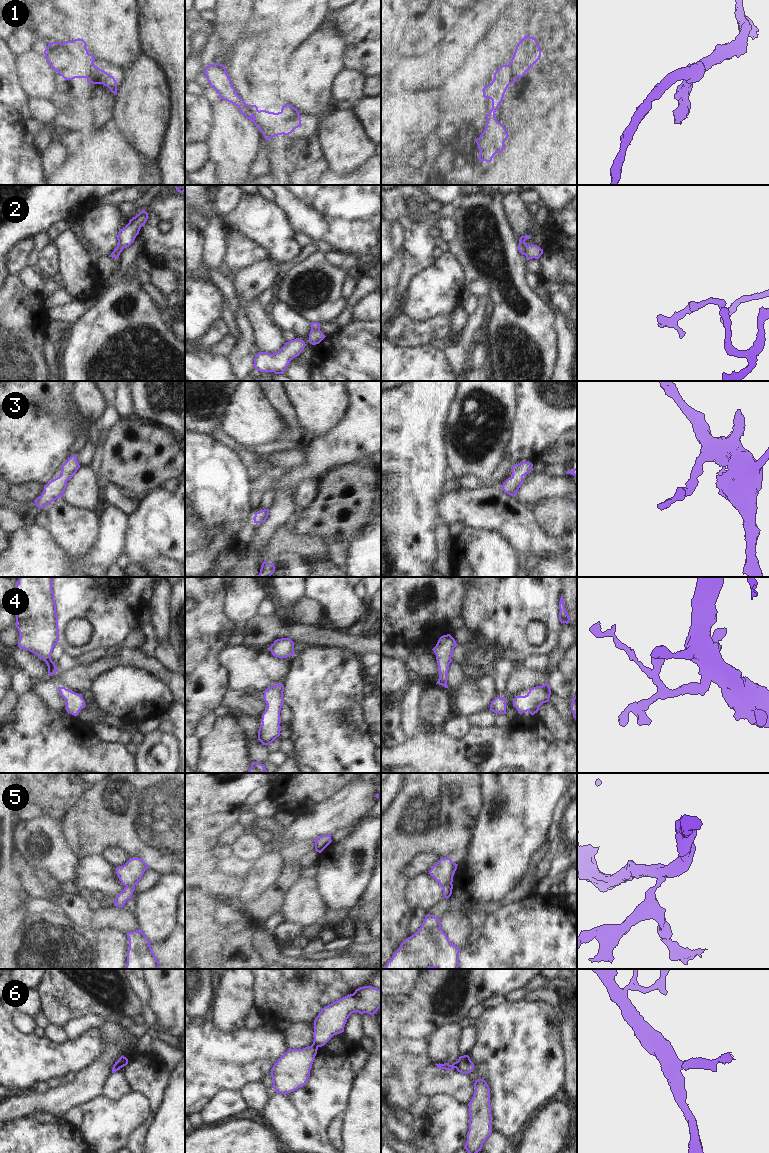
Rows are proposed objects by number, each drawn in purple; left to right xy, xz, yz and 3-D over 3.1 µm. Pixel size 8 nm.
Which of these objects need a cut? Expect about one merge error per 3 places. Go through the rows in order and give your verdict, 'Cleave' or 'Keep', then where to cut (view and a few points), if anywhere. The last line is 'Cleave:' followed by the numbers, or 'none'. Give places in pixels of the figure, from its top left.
1: Cleave. Split along xz (280, 112), (285, 123), (296, 127)
2: Cleave. Split along xz (311, 329), (319, 330)
3: Keep. No split
4: Keep. No split
5: Cleave. Split along yz (451, 882), (442, 887)
6: Cleave. Split along yz (457, 1061), (456, 1068)
Cleave: 1, 2, 5, 6

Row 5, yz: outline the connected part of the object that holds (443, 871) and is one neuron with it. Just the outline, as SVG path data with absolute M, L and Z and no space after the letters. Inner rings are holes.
M441 858L429 871L430 874L443 888L446 884L453 882L453 876L458 864L450 858Z

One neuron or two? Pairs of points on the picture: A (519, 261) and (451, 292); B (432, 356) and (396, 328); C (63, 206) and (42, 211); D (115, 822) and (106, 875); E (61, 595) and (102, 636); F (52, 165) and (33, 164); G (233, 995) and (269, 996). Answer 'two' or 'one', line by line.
A: two
B: two
C: one
D: two
E: one
F: two
G: two

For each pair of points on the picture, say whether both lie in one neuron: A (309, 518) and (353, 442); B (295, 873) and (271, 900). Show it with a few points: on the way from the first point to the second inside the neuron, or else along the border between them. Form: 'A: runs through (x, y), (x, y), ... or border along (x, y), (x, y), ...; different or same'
A: border along (359, 459), (334, 466), (320, 478); different
B: runs through (288, 880), (278, 893); same

